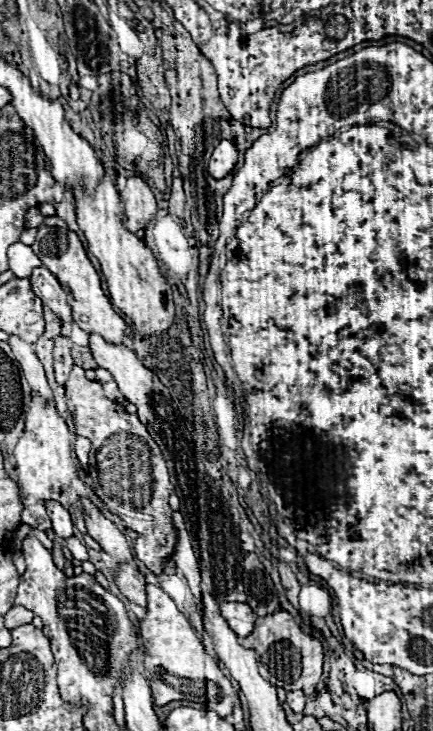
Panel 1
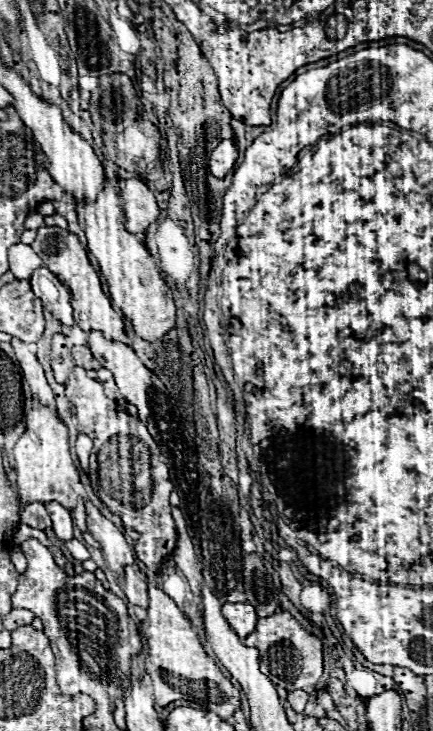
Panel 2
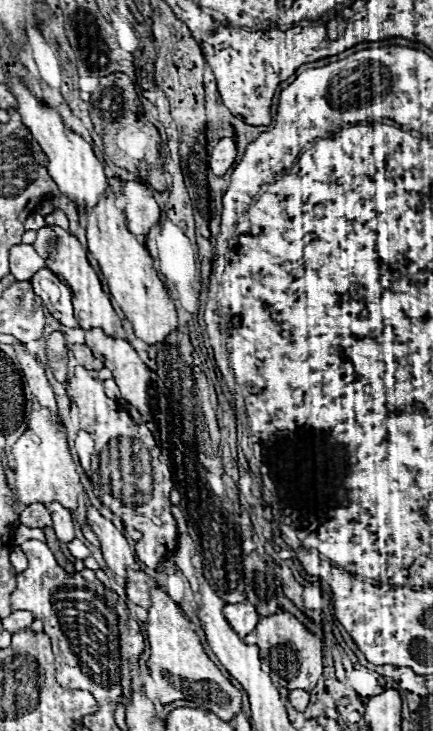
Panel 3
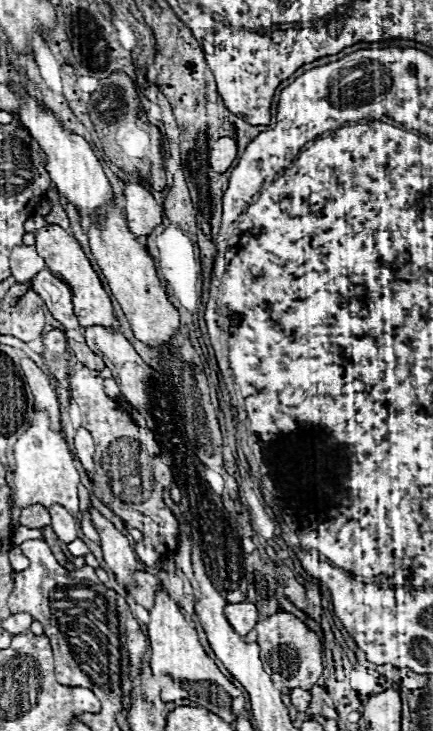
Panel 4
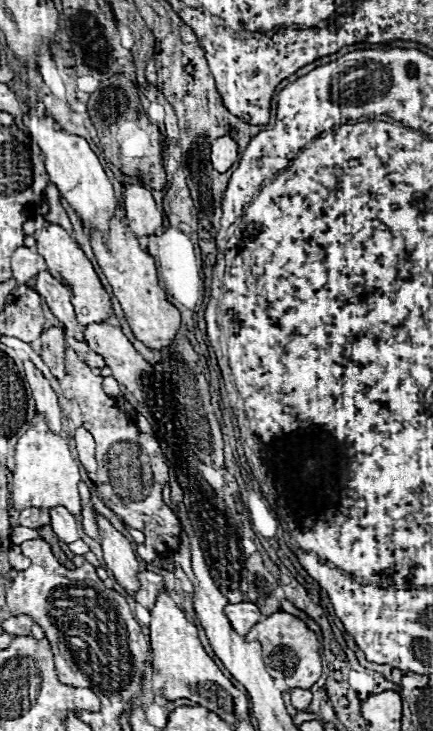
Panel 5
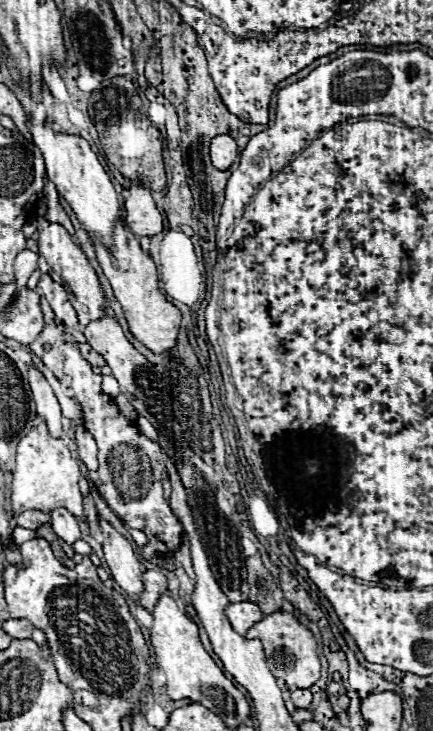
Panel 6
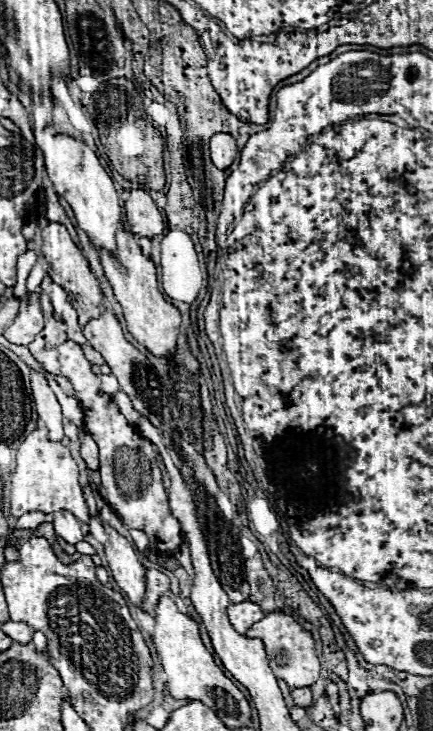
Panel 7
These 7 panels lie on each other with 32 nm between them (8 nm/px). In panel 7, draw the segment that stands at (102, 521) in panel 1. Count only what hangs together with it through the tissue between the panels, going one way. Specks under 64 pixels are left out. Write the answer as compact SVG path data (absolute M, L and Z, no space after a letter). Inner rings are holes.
M104 524L104 532L108 534L108 542L104 544L104 552L106 552L106 560L110 566L110 572L114 576L114 580L118 582L118 586L126 592L128 600L136 606L142 606L142 598L146 592L146 568L138 562L138 556L134 552L134 548L130 546L130 542L120 536L112 526Z

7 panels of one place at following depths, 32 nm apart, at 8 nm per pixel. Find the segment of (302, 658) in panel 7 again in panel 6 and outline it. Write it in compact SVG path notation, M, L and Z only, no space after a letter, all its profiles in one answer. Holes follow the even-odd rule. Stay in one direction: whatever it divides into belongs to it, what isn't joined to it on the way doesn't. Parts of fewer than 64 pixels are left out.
M286 612L268 614L260 622L256 622L248 630L245 637L248 640L256 638L256 640L262 642L264 656L266 656L266 662L268 662L272 676L278 678L278 680L284 680L290 690L310 688L320 678L320 658L316 654L316 638L292 614L286 614Z

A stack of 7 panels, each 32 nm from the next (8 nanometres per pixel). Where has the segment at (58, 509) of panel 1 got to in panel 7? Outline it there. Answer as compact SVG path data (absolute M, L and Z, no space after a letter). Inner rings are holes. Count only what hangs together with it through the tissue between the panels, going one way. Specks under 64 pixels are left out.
M58 510L54 512L54 530L60 538L64 538L68 544L78 544L82 542L82 530L80 530L80 522L66 510Z

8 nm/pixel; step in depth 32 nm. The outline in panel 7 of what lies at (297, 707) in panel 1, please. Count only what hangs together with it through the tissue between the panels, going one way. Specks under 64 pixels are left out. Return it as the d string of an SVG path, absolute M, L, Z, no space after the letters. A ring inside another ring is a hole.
M296 688L292 692L292 698L294 698L294 704L302 706L302 708L308 708L312 704L312 692L310 692L310 688Z

